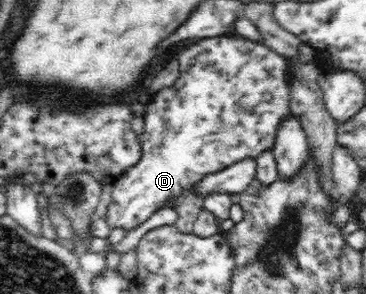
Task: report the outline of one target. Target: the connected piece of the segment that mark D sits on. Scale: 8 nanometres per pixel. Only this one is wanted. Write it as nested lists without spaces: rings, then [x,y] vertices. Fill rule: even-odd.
[[[237,33],[220,35],[220,37],[200,38],[198,42],[192,44],[188,49],[180,51],[180,53],[176,55],[176,59],[178,59],[179,77],[175,83],[169,88],[164,88],[158,93],[155,93],[150,97],[150,101],[145,103],[145,112],[142,116],[145,130],[142,134],[137,135],[138,140],[140,140],[140,148],[142,148],[140,161],[138,161],[136,165],[132,165],[130,169],[126,169],[113,183],[111,202],[109,203],[108,211],[104,217],[108,227],[111,227],[111,229],[114,229],[114,227],[122,227],[124,231],[130,231],[130,229],[134,229],[134,227],[138,227],[138,225],[142,225],[144,221],[150,219],[156,211],[166,207],[168,203],[171,203],[172,209],[178,213],[175,226],[182,233],[193,233],[192,227],[194,227],[194,221],[198,219],[198,213],[202,211],[204,201],[204,198],[198,195],[198,192],[194,190],[194,185],[196,185],[204,175],[218,173],[218,171],[230,167],[230,165],[237,161],[242,161],[242,159],[246,158],[255,158],[264,151],[271,151],[274,147],[274,143],[276,143],[278,127],[280,127],[281,122],[290,115],[289,103],[291,87],[289,83],[288,66],[282,56],[273,52],[264,43],[256,43]]]

